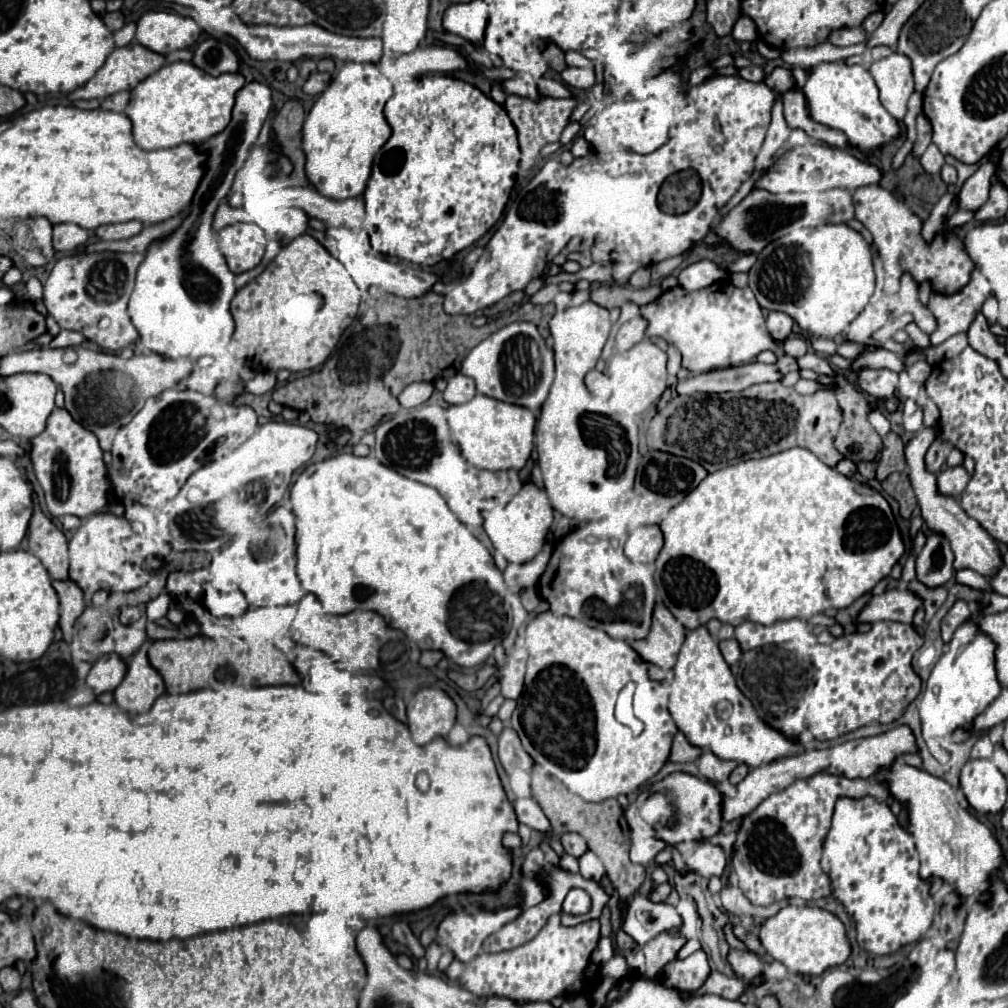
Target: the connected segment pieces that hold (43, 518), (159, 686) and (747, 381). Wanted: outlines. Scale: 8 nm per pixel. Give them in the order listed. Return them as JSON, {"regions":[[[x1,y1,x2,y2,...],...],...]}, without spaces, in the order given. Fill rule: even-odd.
{"regions":[[[32,492,34,514,28,530,28,546,42,560,50,578,68,578,68,536,62,532,38,504,38,496]],[[142,646,132,660,120,686,114,690,114,702,132,714,150,710,154,700,164,692,162,676,150,666,146,656,146,646]],[[782,356,776,360,776,364,750,362,744,366,712,370,706,374,690,376,684,382,676,382,676,392,678,394,694,394,694,392,714,394,714,392,744,390,762,382,778,382,792,370,798,370,798,364,792,356]]]}

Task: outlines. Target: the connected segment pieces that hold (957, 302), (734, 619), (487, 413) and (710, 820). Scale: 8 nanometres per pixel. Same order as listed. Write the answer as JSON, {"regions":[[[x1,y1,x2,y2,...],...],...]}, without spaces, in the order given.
{"regions":[[[974,270,970,286,966,286,962,294,954,294,954,298,942,298,942,294,932,294,928,308,938,320,938,330,930,336,930,346,938,346,950,334,968,332,970,324,974,322,976,314,982,310,982,304,990,294,990,282,986,282,986,278,978,274,978,270]],[[794,448,782,454,772,454,770,458,740,462,708,474,690,494,686,494,686,498,678,506,674,506,668,512,668,516,660,522,660,530,664,534,664,546,656,558,656,570,654,570,658,598,686,630,696,630,698,626,704,626,712,618,732,626,738,626,742,622,756,622,762,626,770,626,774,622,792,620,792,618,808,620,810,616,820,614,828,608,846,608,856,598,870,592,882,578,886,578,892,566,904,554,904,542,888,502,878,492,864,490,864,484,848,476,842,476,838,470,826,466,820,458,816,458,806,448]],[[476,394,470,402,448,406,446,422,454,442,462,448,462,454,478,468,484,470,520,470,534,450,534,414,522,406,498,402,496,398]],[[670,774,662,780,662,792,666,792,674,806,676,806,676,814,678,814,678,822,672,828,664,828,664,830,654,830,652,836,664,840,666,844,680,844,686,840,700,840,700,838,712,838,720,832,722,826,722,810,720,810,720,798,722,794,718,792,716,786,712,786,712,782,706,782,698,776,692,774]]]}

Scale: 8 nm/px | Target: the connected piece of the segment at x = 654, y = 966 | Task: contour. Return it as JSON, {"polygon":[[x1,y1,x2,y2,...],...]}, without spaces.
{"polygon":[[658,934,658,938,650,940,642,948,642,952,646,954,646,970,662,970,676,958,684,942,686,938,682,934]]}

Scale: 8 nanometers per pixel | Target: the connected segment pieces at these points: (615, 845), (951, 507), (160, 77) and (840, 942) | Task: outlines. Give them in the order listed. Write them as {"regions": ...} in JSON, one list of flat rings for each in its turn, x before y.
{"regions":[[[534,770,534,774,532,774,532,796,540,804,542,812,550,820,550,826,556,834,578,832,586,840,588,850,592,850,602,860,606,874,610,876,610,880,612,880,612,884,618,890,622,900,632,898,632,894,640,890,640,886,646,878,646,870,642,864,632,864,628,858,630,828,626,824,624,812,622,812,620,804,616,802,616,798,608,798,604,802,594,804,594,802,586,802,586,800,570,794,568,790,564,796,564,790,540,770]],[[934,427,926,428,920,430,906,446,906,462,910,468,910,482,916,490,916,498,918,498,920,510,922,510,922,518,926,520,930,530,942,530,942,534,946,534,946,538,950,538,950,546,954,546,954,554,956,554,956,560,954,560,956,570,970,568,970,570,974,570,986,578,994,578,1004,564,1000,546,990,538,990,534,986,534,986,530,978,522,974,522,974,518,970,518,962,510,962,506,954,498,942,498,936,492,938,490,936,488,936,476,926,470,924,456,936,438,936,429]],[[172,62,152,76,144,78,132,92,124,114,132,122,132,138,142,150,174,148,180,144,206,142,226,128,234,106,234,90,246,82,240,74,220,74,218,78,202,74,190,62]],[[794,904,782,908,776,916,762,922,760,942,764,950,774,956,774,960,782,962,790,972,804,976,818,976,832,966,840,966,852,952,846,928,832,912,812,906,798,908]]]}

